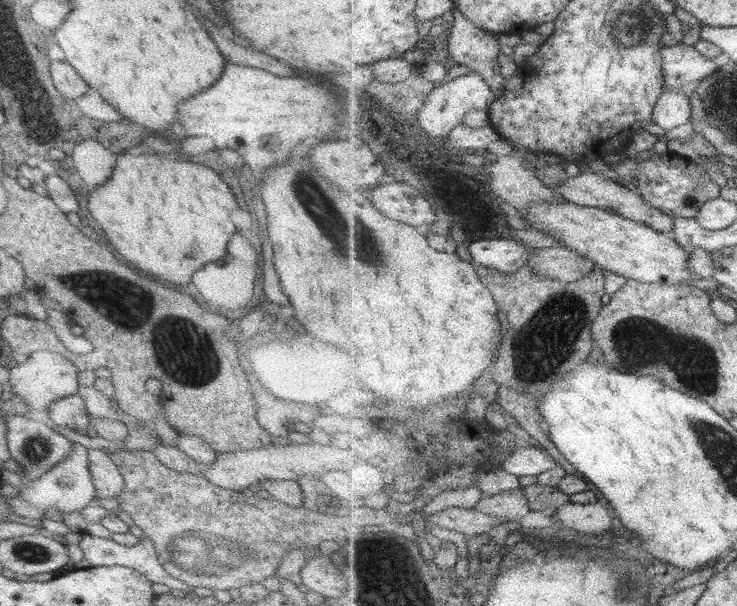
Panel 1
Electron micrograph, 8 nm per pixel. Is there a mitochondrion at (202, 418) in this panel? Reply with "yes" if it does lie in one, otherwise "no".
no

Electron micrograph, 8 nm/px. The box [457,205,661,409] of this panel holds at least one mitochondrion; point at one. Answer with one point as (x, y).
(548, 343)

